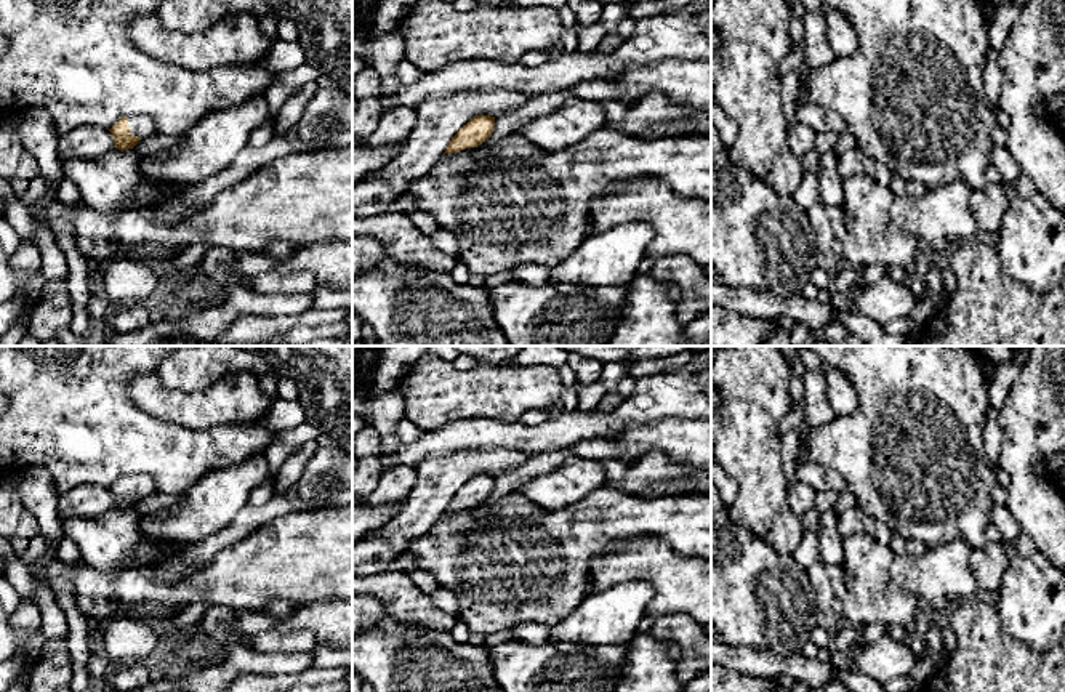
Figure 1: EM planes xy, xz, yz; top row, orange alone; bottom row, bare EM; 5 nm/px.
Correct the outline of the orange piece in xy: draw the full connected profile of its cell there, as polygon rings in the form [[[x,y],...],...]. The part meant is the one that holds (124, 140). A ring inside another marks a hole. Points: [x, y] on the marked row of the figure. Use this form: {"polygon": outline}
{"polygon": [[[147,115],[120,119],[111,130],[115,149],[133,149],[144,136],[155,133],[154,120]]]}

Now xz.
{"polygon": [[[476,115],[452,138],[445,154],[456,154],[464,149],[479,147],[488,141],[495,128],[495,117]]]}

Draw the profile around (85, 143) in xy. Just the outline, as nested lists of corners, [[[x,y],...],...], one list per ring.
[[[83,125],[66,135],[59,135],[59,160],[94,160],[115,149],[109,130]]]

